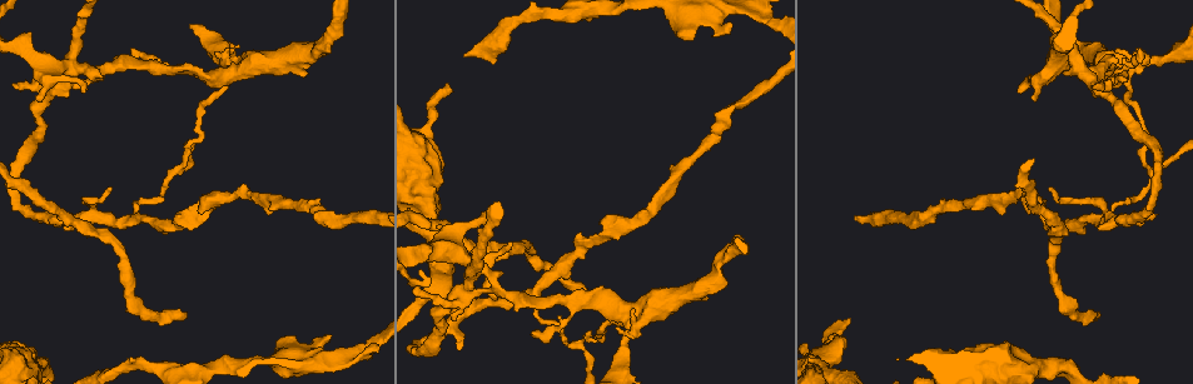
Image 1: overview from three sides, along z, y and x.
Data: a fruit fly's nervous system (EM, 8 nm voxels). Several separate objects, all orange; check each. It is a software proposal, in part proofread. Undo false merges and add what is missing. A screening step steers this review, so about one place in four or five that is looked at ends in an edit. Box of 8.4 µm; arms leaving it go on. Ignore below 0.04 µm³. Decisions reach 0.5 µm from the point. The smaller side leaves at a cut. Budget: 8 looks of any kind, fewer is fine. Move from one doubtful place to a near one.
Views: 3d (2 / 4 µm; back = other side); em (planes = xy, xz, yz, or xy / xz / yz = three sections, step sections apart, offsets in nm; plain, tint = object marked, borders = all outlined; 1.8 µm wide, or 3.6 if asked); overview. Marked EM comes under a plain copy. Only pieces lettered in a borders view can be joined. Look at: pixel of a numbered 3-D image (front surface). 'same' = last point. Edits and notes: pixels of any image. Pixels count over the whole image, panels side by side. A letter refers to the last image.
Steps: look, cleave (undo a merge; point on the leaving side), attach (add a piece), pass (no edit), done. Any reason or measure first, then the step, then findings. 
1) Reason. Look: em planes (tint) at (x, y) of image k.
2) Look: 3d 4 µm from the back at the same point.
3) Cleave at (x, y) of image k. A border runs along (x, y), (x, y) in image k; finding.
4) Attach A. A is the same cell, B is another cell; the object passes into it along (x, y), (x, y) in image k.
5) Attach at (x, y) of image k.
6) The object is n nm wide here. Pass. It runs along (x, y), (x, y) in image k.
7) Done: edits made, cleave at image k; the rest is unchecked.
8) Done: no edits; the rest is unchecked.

Four arms meet. Look: em xz step 16 (tint) at (1079, 67) of image 1.

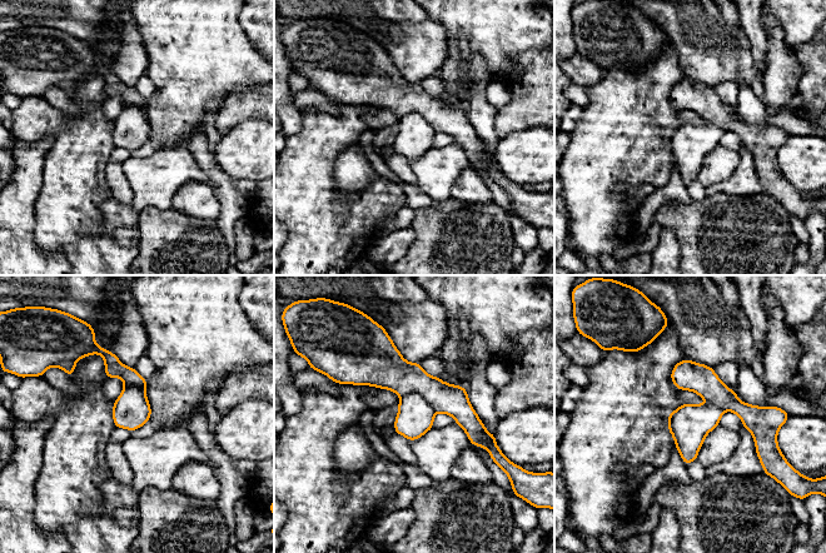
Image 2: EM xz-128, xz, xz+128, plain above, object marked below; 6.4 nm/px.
Another direction. Look: em planes (borders) at the same point.

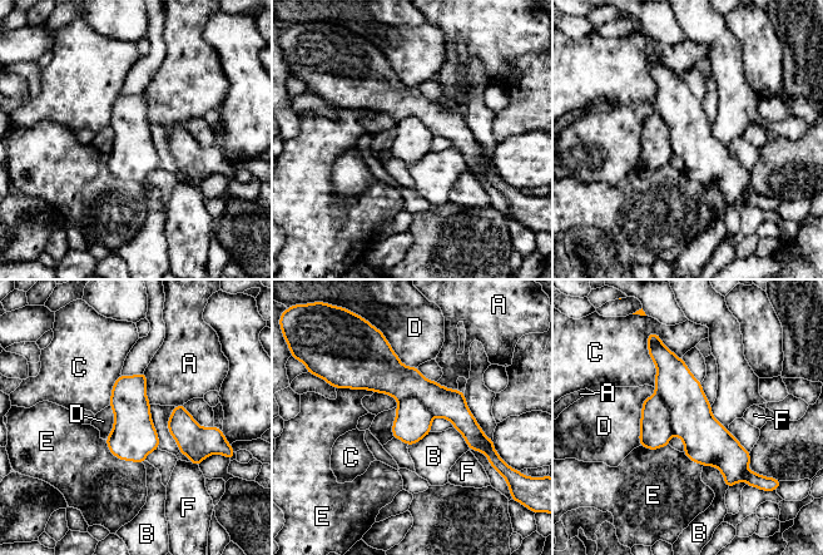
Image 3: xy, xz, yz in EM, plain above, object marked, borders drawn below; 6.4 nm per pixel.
Cleave at (692, 420) of image 3. A, B, C, D, E and F are other cells; two neurons meet here.

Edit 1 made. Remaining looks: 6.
Look: overview.

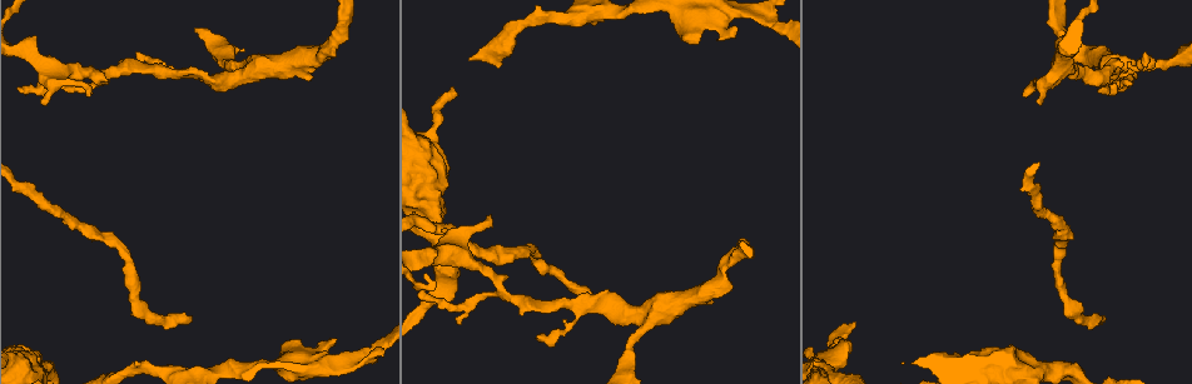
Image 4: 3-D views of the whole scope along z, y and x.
Look: em planes (borders) at (1146, 64) of image 4.

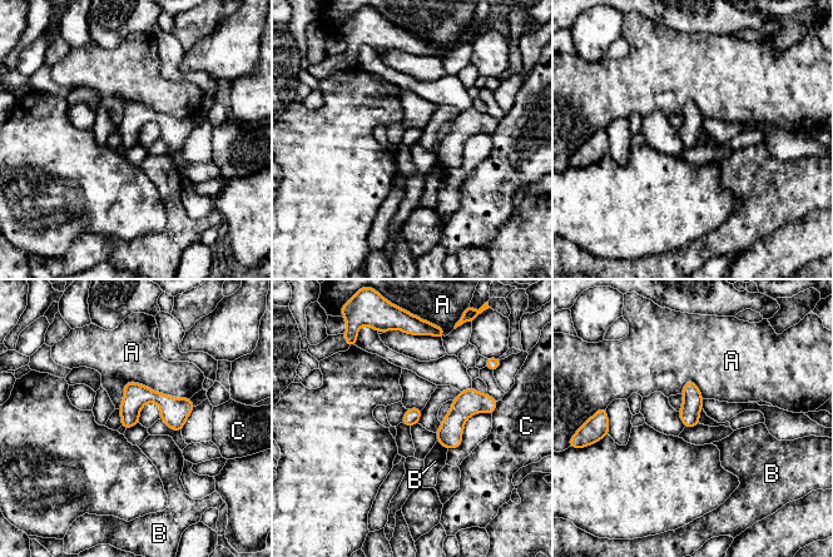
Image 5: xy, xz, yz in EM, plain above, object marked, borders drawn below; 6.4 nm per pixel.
Pass. A, B and C are other cells; no lettered piece goes on from it.

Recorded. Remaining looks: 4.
End of a long branch. Look: em planes (borders) at (1105, 318) of image 4.

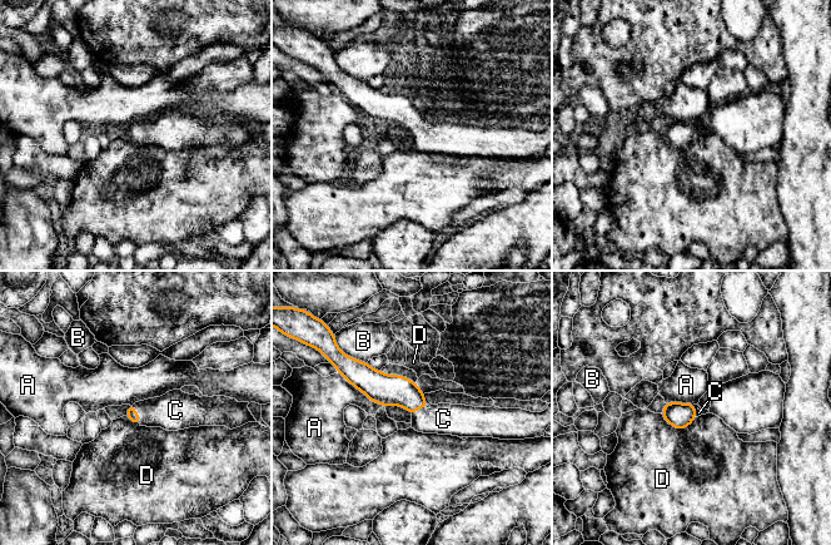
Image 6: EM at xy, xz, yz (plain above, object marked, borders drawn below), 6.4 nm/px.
Attach C. C is the same cell, A, B and D are other cells; the object passes into it along (132, 415), (138, 414), (175, 410) in image 6; the neuron continues.

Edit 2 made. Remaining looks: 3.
Done: edits made, cleave at image 3, attach at image 6; the rest is unchecked.

